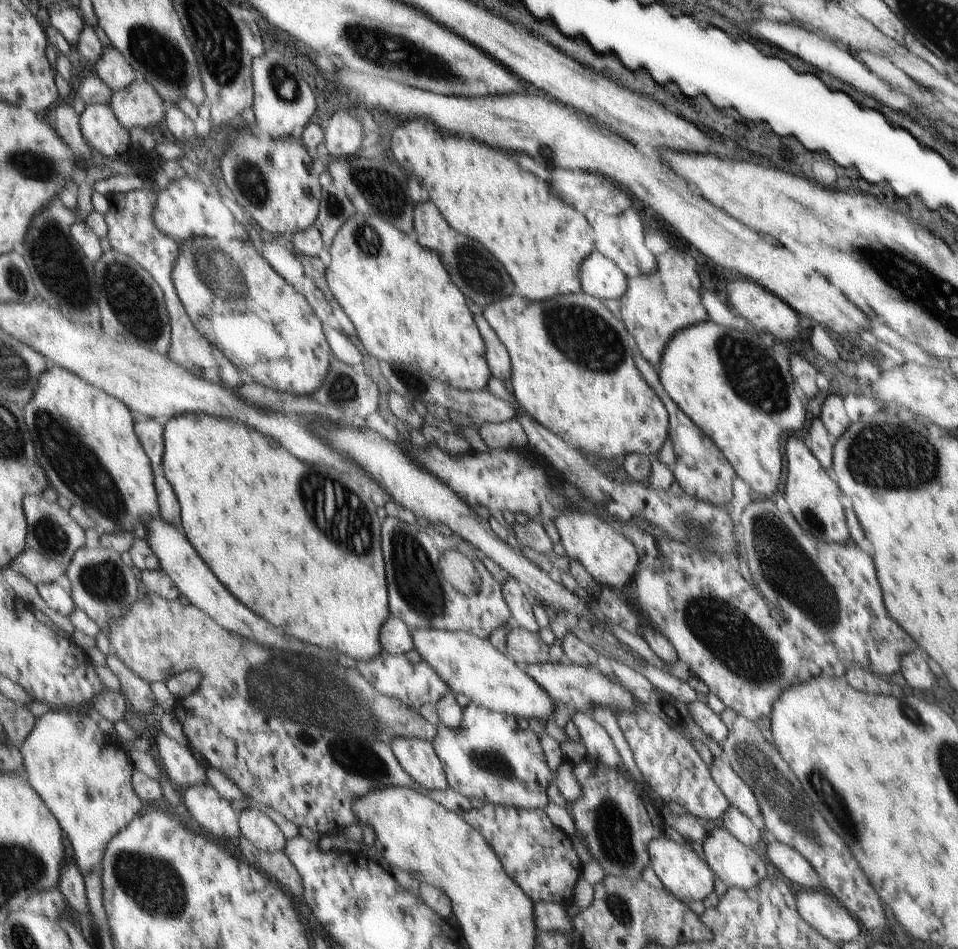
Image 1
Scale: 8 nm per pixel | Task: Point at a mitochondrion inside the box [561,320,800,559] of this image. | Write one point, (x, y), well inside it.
(754, 376)

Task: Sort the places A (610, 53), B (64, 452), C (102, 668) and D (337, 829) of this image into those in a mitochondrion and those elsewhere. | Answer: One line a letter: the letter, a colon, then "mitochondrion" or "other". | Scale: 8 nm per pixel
A: other
B: mitochondrion
C: other
D: other

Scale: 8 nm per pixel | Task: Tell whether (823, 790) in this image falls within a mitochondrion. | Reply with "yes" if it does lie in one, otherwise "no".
yes

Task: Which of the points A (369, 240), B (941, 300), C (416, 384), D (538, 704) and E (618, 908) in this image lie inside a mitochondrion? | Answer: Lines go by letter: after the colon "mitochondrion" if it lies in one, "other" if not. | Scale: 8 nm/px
A: mitochondrion
B: mitochondrion
C: other
D: other
E: mitochondrion

